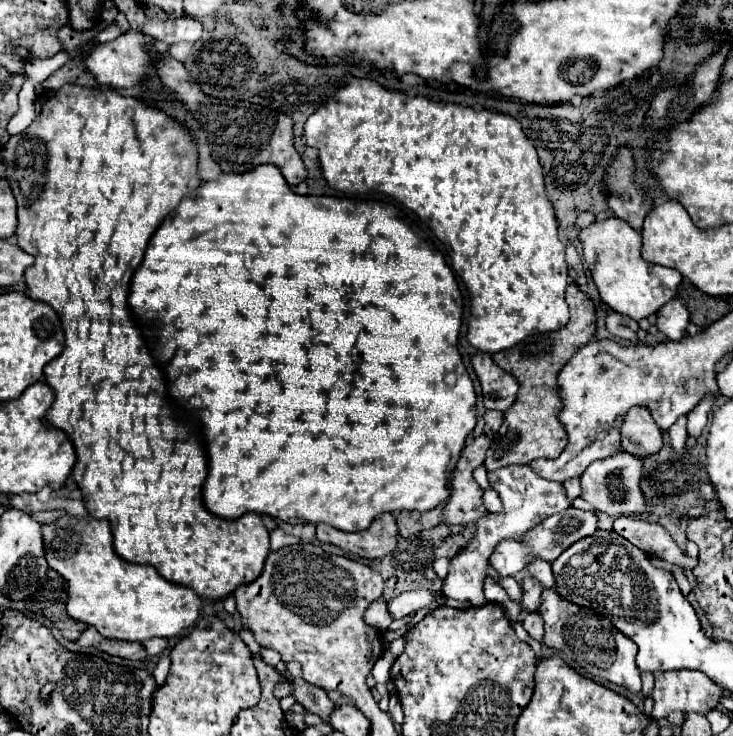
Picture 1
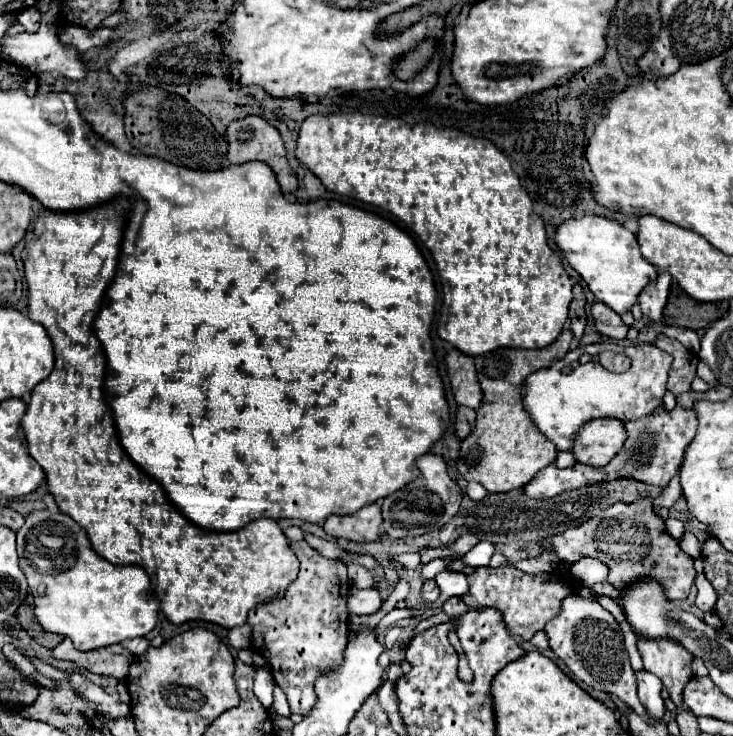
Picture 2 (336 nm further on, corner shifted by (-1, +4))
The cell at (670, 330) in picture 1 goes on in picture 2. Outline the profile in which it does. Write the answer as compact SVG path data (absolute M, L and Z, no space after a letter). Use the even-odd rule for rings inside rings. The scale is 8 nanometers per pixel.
M661 270L657 280L651 282L647 288L643 288L643 292L639 294L639 306L647 318L651 318L655 322L659 322L663 318L663 308L667 304L669 286L671 286L671 274Z

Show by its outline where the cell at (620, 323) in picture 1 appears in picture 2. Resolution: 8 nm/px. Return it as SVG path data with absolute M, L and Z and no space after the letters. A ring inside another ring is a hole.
M595 302L593 308L591 308L591 314L593 314L593 320L595 320L595 328L601 334L615 338L615 340L625 340L629 326L625 326L621 316L617 312L613 312L607 304Z

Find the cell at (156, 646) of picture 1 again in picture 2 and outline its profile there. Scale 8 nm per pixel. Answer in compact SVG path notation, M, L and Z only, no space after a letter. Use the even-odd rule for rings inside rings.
M133 638L133 640L125 640L125 642L123 642L123 646L125 646L131 654L139 656L139 654L147 652L147 648L151 646L151 642L149 642L147 638Z

